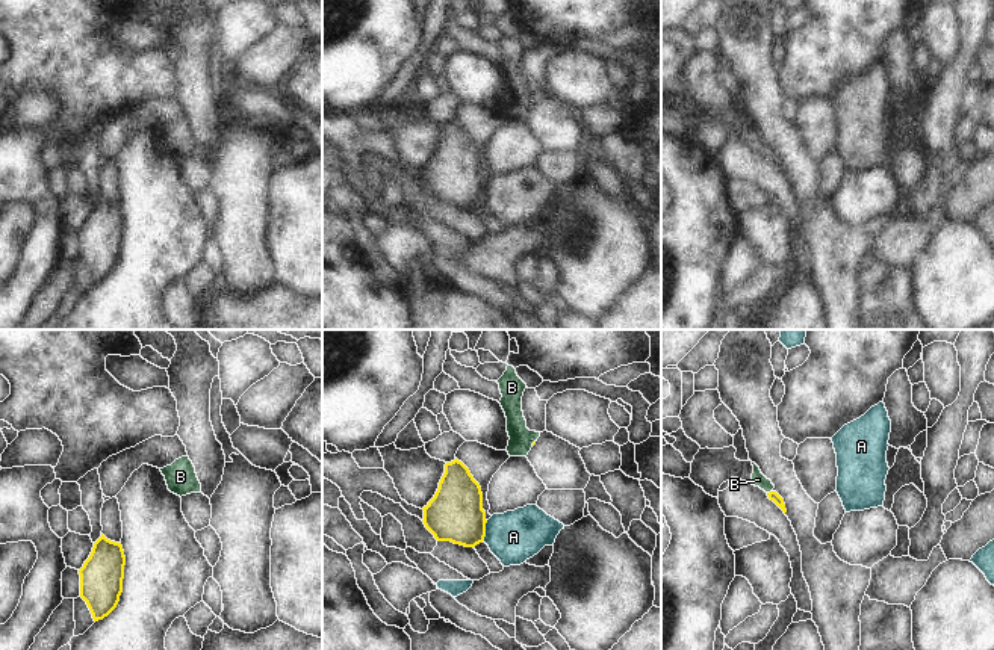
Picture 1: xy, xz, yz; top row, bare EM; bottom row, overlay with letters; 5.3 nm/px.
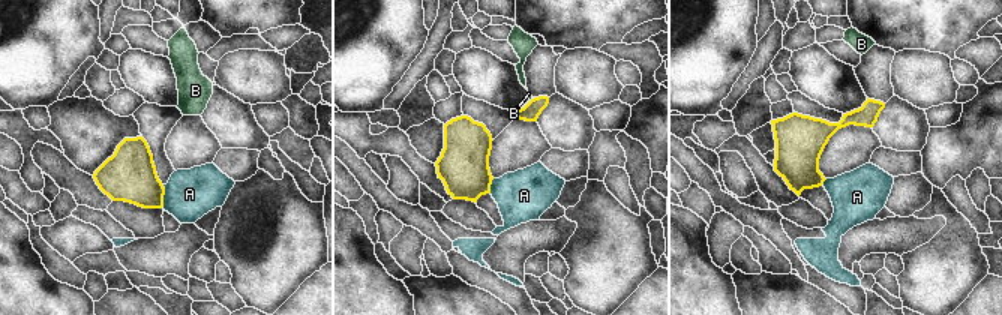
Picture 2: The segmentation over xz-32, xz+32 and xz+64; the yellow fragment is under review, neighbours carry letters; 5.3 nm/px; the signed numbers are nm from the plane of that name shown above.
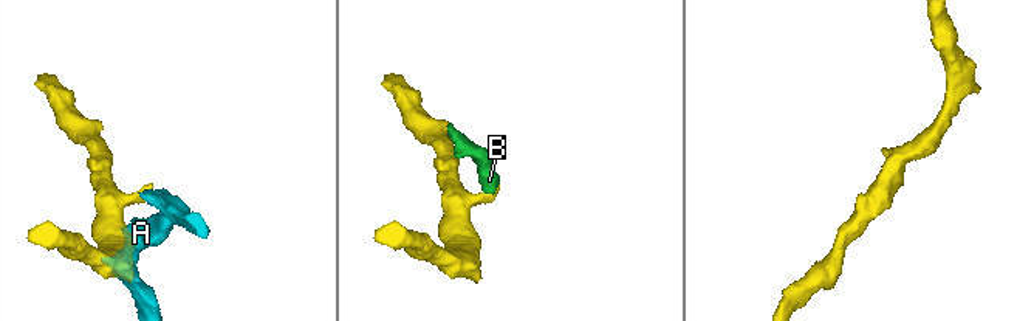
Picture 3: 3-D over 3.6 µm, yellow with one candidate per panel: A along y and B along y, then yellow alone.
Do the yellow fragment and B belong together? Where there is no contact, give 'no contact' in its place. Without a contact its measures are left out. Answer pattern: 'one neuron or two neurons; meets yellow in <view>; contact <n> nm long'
two neurons; meets yellow in yz; contact 40 nm long

